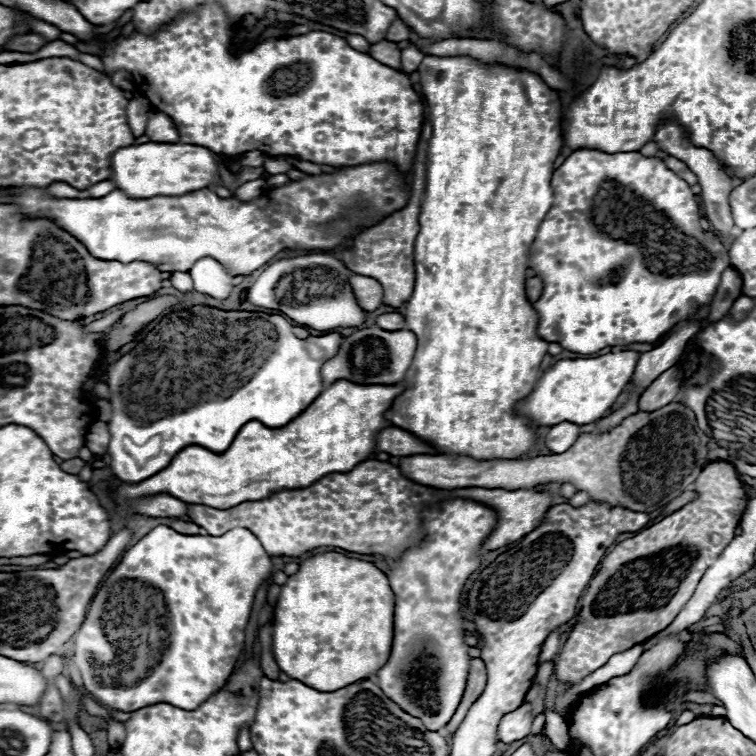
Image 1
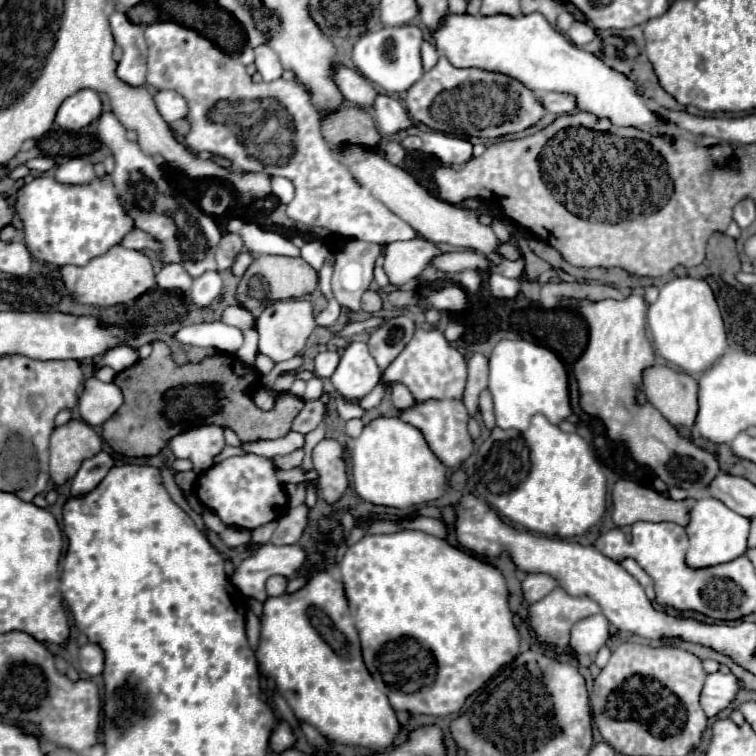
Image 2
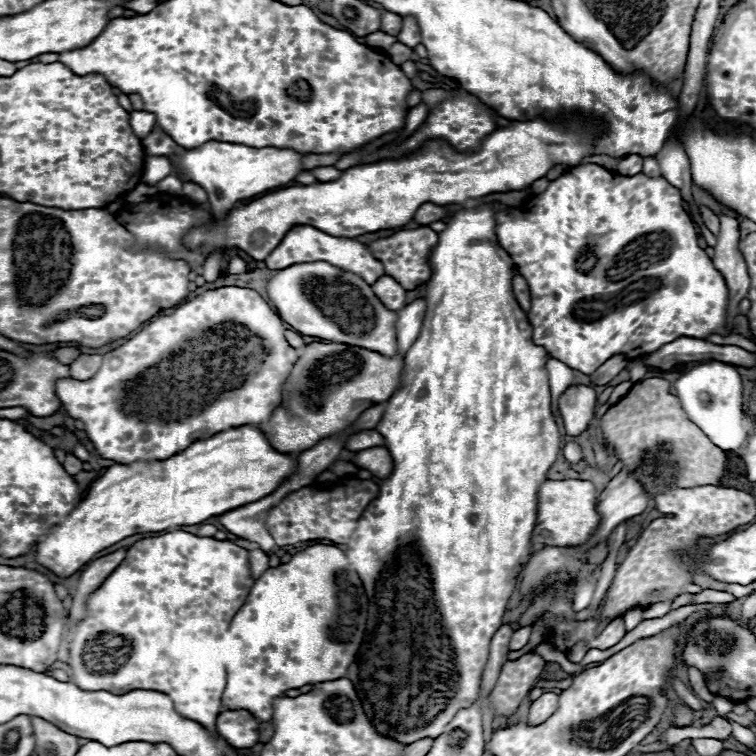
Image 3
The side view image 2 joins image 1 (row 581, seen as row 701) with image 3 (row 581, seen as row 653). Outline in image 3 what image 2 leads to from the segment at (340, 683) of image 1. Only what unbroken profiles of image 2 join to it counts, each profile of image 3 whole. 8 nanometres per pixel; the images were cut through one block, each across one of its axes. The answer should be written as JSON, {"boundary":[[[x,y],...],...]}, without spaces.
{"boundary":[[[314,544],[292,556],[288,564],[268,568],[252,586],[246,602],[230,622],[228,632],[238,632],[238,654],[232,654],[226,670],[228,684],[222,694],[222,710],[248,710],[258,720],[268,722],[274,700],[292,688],[338,680],[352,664],[364,636],[368,598],[358,574],[344,552],[336,546]]]}

